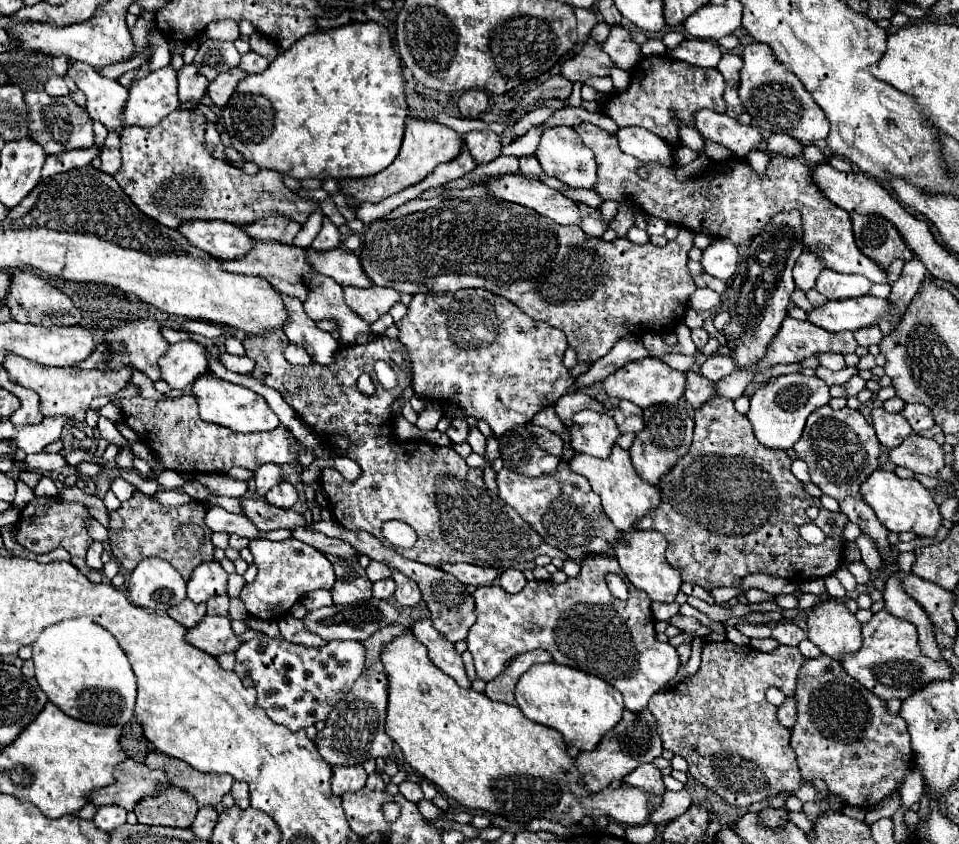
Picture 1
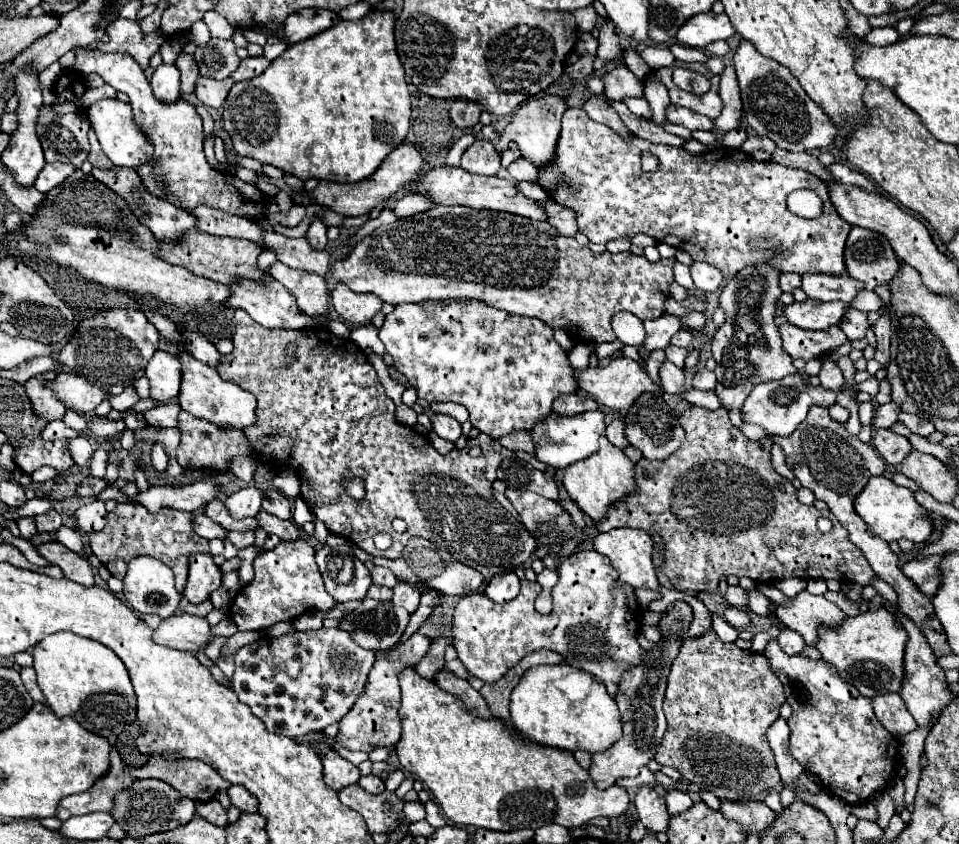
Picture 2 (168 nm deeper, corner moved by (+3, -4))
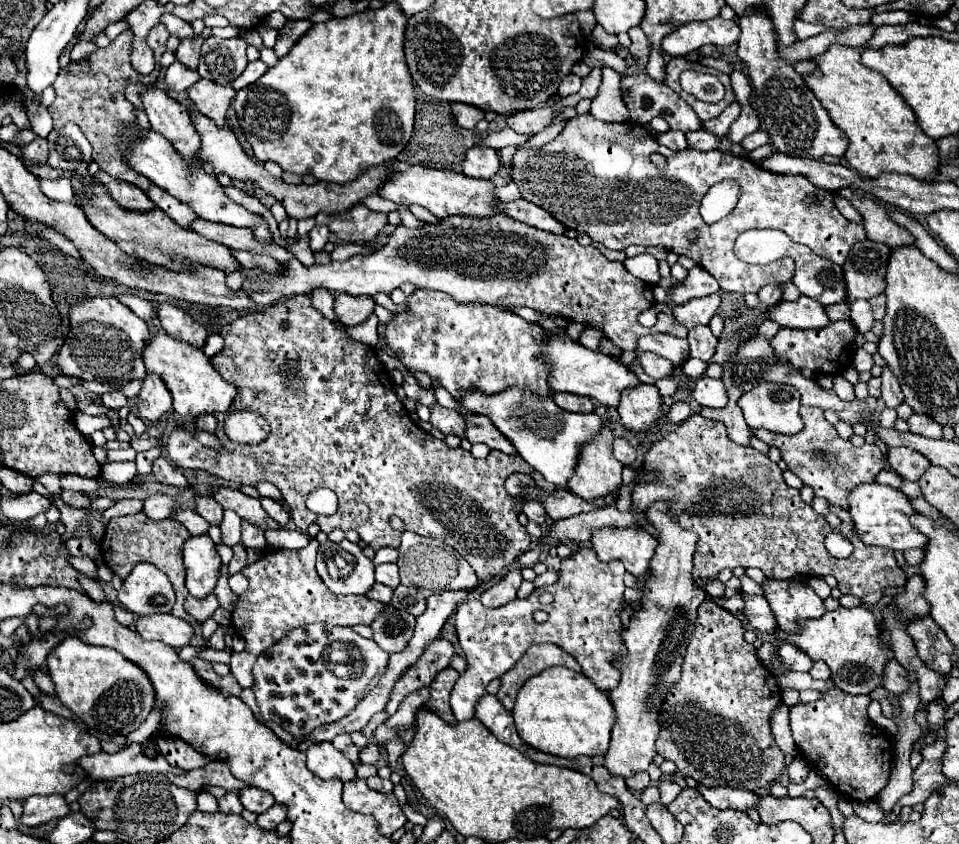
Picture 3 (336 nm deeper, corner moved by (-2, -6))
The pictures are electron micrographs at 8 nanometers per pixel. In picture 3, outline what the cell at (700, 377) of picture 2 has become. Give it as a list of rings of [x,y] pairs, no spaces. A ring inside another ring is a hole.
[[[701,376],[695,380],[695,388],[693,388],[693,398],[707,408],[725,408],[727,406],[727,388],[721,380],[709,378],[709,376]]]

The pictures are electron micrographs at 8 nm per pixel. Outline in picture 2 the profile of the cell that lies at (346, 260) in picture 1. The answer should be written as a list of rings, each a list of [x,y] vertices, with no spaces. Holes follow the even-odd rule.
[[[268,230],[264,234],[264,248],[270,248],[278,254],[280,262],[284,262],[286,266],[292,266],[296,270],[304,270],[304,272],[314,272],[320,276],[330,274],[330,266],[332,266],[332,258],[326,250],[318,252],[314,248],[310,248],[306,238],[286,238],[278,232]]]

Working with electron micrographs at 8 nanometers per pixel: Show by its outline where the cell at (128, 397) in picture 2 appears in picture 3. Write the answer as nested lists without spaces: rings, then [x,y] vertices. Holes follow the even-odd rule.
[[[117,390],[117,394],[115,394],[115,392],[109,392],[109,394],[105,394],[105,396],[103,396],[103,404],[105,404],[107,408],[119,410],[121,406],[129,404],[129,400],[125,398],[125,394],[123,394],[123,392],[119,392],[119,390]]]

